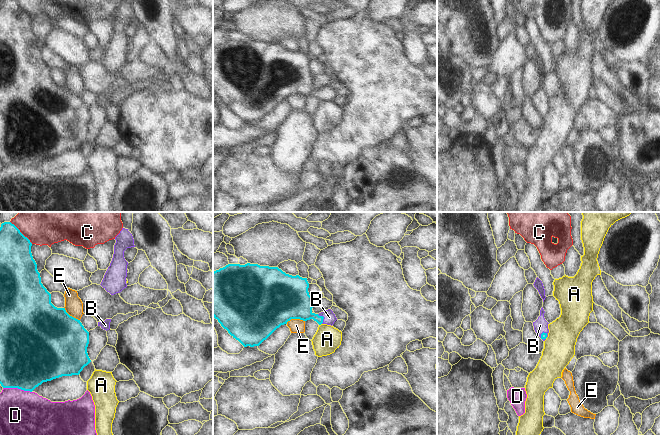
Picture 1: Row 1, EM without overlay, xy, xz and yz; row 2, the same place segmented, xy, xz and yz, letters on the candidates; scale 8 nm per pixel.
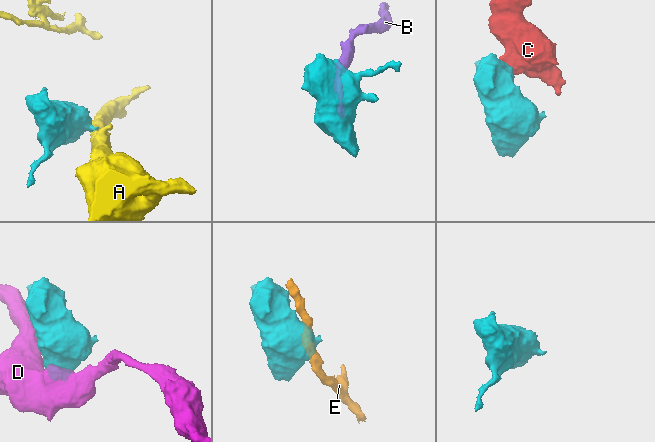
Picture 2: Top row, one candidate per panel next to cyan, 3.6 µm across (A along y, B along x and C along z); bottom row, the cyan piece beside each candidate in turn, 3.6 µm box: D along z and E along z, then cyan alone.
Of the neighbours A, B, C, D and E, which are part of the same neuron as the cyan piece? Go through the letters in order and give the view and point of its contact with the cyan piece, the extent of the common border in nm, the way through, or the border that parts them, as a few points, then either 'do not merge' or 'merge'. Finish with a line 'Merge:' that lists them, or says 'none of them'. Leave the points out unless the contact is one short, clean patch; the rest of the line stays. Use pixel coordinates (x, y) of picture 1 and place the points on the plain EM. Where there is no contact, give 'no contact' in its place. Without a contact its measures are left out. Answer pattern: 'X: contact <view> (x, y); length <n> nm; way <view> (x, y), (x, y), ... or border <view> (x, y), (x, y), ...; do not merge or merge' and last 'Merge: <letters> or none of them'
A: contact xz (320, 100); length 30 nm; border xz (321, 99), (319, 101); do not merge
B: contact xz (323, 93); length 90 nm; way xz (296, 79), (308, 91), (323, 93), (329, 93); merge
C: contact xy (22, 10); length 220 nm; border xy (13, 0), (32, 19); do not merge
D: contact xy (17, 163); length 240 nm; do not merge
E: contact xz (295, 94); length 150 nm; do not merge
Merge: B

